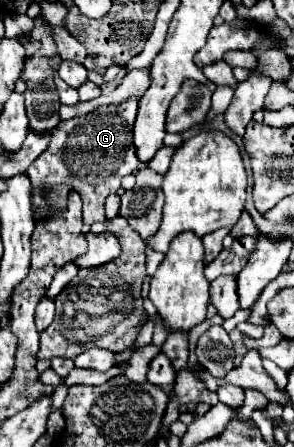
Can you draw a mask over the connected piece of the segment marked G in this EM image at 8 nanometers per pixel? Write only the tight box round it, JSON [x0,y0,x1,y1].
[27,96,141,224]

